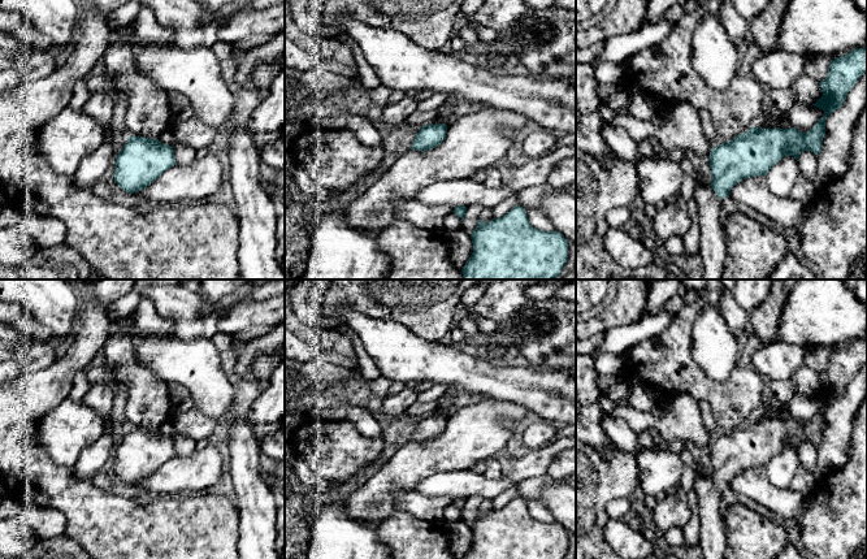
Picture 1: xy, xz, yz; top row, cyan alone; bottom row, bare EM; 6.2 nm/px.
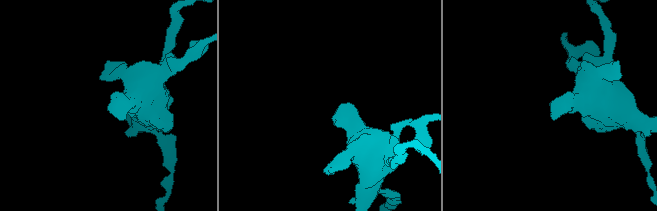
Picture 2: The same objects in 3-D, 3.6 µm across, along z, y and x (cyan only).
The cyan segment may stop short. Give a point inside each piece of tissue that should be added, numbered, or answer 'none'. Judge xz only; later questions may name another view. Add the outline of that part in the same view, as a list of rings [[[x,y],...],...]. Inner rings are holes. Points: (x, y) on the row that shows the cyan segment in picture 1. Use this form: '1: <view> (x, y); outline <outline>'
1: xz (443, 113); outline [[[442,105],[437,110],[437,118],[433,122],[433,125],[438,125],[438,124],[448,125],[450,124],[450,116],[451,116],[451,109],[446,105]]]

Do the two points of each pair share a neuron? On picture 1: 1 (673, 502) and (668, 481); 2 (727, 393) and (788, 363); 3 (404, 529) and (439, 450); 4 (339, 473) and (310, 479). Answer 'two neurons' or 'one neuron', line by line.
1: two neurons
2: two neurons
3: two neurons
4: two neurons

